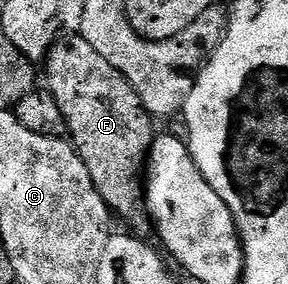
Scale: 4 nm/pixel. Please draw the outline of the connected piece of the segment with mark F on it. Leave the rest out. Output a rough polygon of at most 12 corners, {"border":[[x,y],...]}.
{"border":[[64,35],[46,88],[94,187],[136,221],[154,118],[86,39]]}

